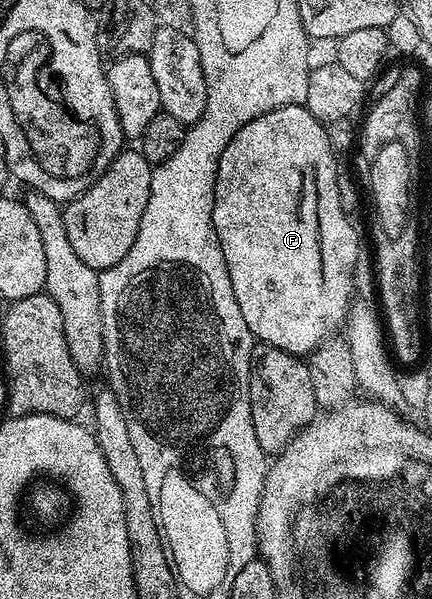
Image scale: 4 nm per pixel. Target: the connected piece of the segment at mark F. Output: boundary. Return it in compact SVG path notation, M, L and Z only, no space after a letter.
M289 104L274 108L268 114L260 114L260 118L252 118L248 126L244 126L224 146L224 154L218 159L216 182L214 183L214 205L212 206L212 222L216 230L216 238L220 242L220 250L224 250L224 262L228 266L228 278L232 282L232 294L236 294L236 303L240 305L240 314L244 314L244 322L248 322L248 330L255 341L273 348L284 350L299 358L309 357L310 353L331 335L333 328L341 329L346 319L346 307L342 300L330 300L330 292L322 292L322 264L318 264L318 236L314 236L316 210L314 209L314 164L322 164L326 160L326 148L332 143L327 125L316 119L305 104Z

